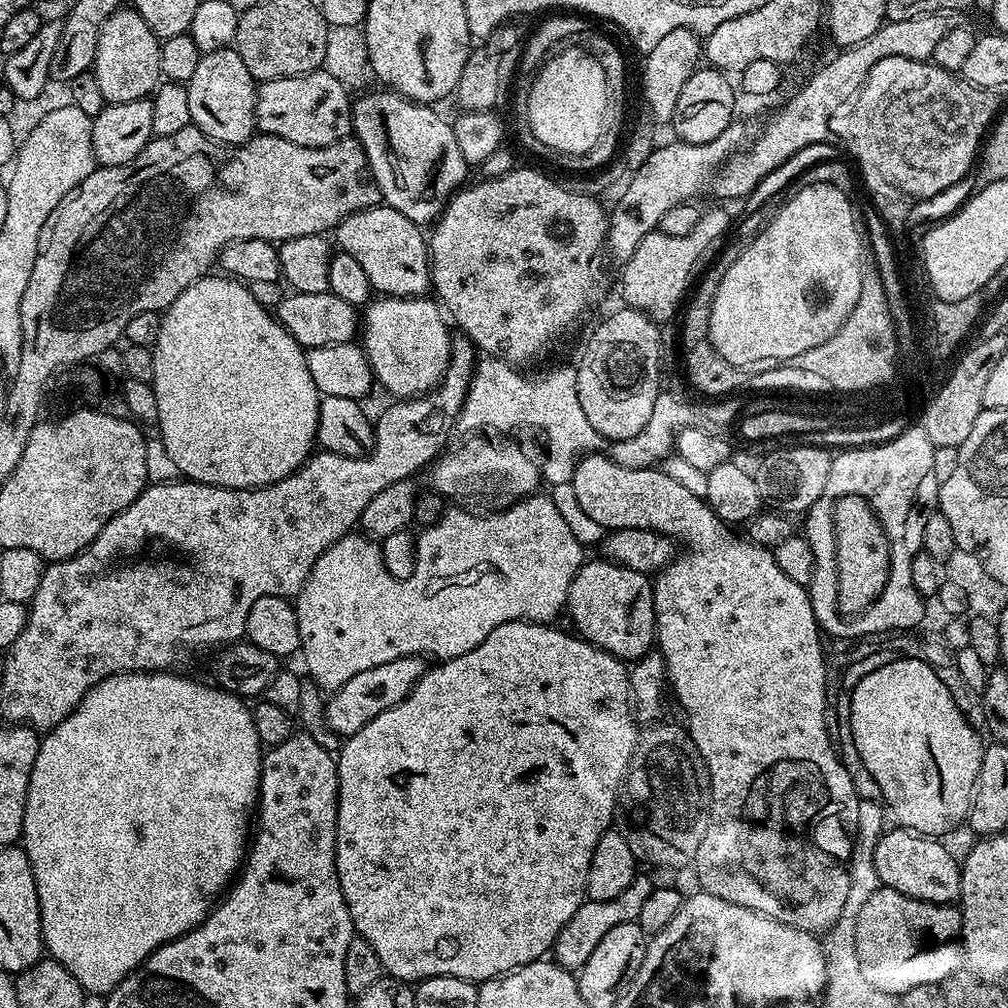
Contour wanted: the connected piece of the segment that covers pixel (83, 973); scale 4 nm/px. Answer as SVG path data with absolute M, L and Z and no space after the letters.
M161 670L159 672L119 672L113 676L108 676L98 686L94 686L88 691L82 701L70 715L58 726L43 733L40 749L34 758L34 766L30 770L30 782L28 783L28 793L26 794L26 806L24 807L24 831L22 833L22 847L24 853L30 858L30 866L34 870L34 886L38 890L38 902L40 903L40 917L42 918L42 934L44 935L44 946L47 955L56 960L78 982L83 986L88 994L107 994L113 992L130 973L144 962L154 950L158 950L163 944L168 944L171 940L177 940L190 930L199 926L214 905L223 897L226 889L237 879L242 865L246 859L246 853L250 847L250 825L254 820L254 809L258 804L258 793L260 791L260 762L262 759L262 745L258 738L258 730L254 730L254 718L252 708L249 707L241 697L232 692L226 692L219 686L207 688L204 684L199 684L196 680L191 680L188 676L179 676L176 670Z

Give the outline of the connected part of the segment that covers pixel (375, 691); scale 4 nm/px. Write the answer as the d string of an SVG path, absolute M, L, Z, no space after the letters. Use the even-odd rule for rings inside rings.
M403 656L394 658L394 662L382 662L382 666L374 666L370 670L362 670L362 674L354 674L350 682L335 689L328 700L328 709L324 716L328 724L340 735L347 738L362 730L366 722L378 718L382 710L390 710L390 706L398 706L414 690L414 686L422 679L426 671L426 660L423 656Z

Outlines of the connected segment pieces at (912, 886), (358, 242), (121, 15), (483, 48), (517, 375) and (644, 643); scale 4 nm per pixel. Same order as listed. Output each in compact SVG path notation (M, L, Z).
M899 826L885 831L880 837L878 846L874 852L874 870L878 870L878 878L881 885L886 888L893 888L910 898L925 900L931 904L955 905L960 898L960 870L961 861L953 858L947 843L930 836L920 836L916 832L909 832L907 828Z
M377 206L347 216L334 229L334 240L336 236L339 251L350 254L350 258L362 265L377 293L424 296L432 288L432 265L428 259L428 241L425 233L420 232L423 232L421 225L406 218L406 214L398 214L398 210L387 206Z
M121 6L116 9L98 34L98 50L94 71L98 78L98 87L102 89L105 101L110 104L134 102L151 97L161 83L160 40L142 22L135 7Z
M505 22L493 30L485 40L479 41L468 54L468 61L460 84L454 93L454 100L466 112L487 112L499 109L499 104L513 87L516 67L520 64L520 53L524 51L526 33L516 22Z
M481 355L476 362L476 371L472 374L472 381L470 382L468 393L466 394L466 402L460 411L460 419L458 421L459 431L462 430L464 432L468 432L464 434L480 434L485 431L483 428L493 428L493 430L496 431L493 433L496 434L512 434L512 431L514 431L515 428L533 428L534 431L541 432L541 434L544 435L545 442L548 443L548 453L544 456L544 464L542 460L543 483L548 486L553 484L570 484L572 483L574 470L578 466L578 462L581 458L583 458L583 456L596 454L601 451L601 448L596 444L598 430L594 430L594 426L590 426L590 422L586 419L586 414L582 410L582 402L578 402L578 382L576 381L575 367L569 366L569 368L556 368L549 374L549 376L544 376L541 380L527 380L527 378L520 372L523 371L517 370L513 367L513 365L506 363L504 360L499 360L496 356Z
M605 558L597 559L589 559L581 564L578 574L574 574L574 582L570 582L566 612L567 615L572 615L573 626L571 627L596 648L606 650L610 655L625 662L635 662L653 651L656 639L653 581L638 570L628 569L624 565L612 563Z

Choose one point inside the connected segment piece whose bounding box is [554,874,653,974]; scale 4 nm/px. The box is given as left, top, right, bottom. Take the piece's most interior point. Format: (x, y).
(594, 919)

